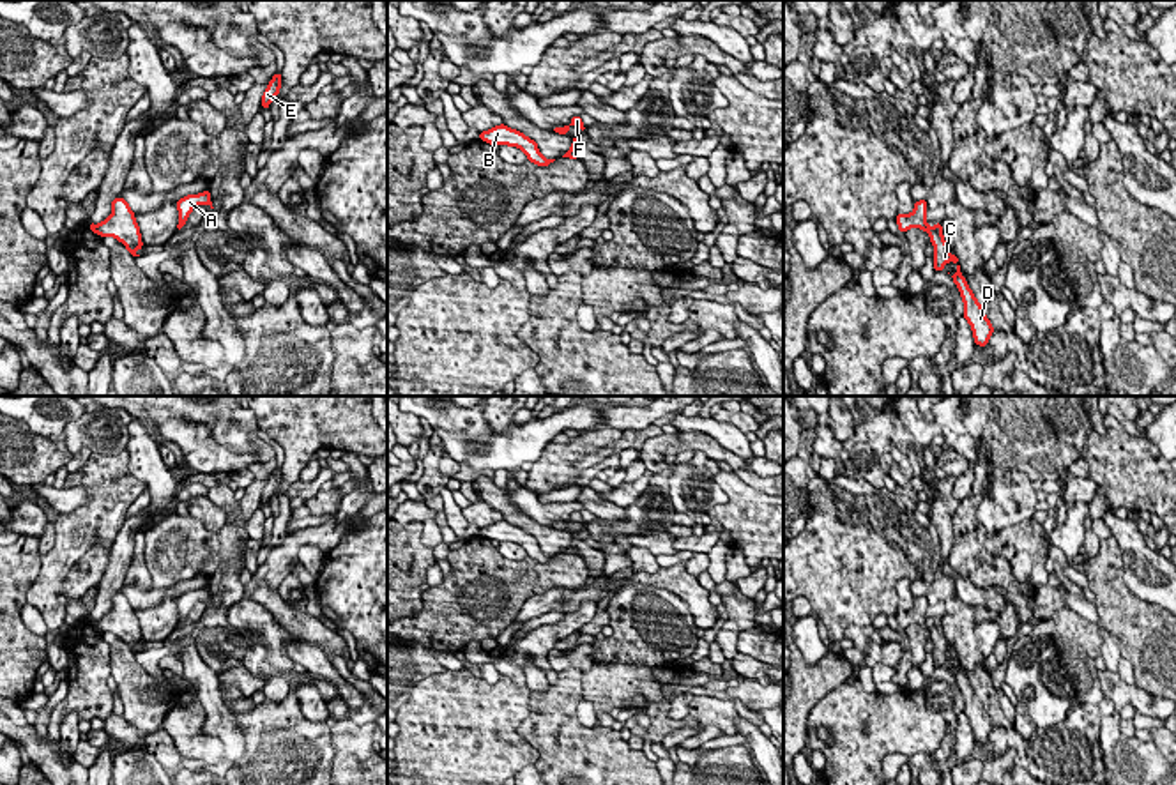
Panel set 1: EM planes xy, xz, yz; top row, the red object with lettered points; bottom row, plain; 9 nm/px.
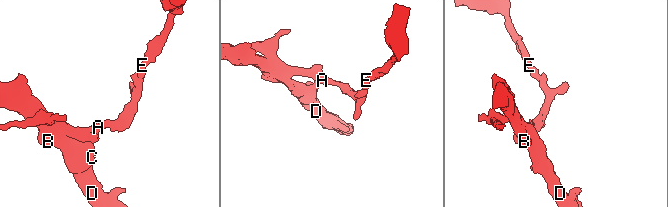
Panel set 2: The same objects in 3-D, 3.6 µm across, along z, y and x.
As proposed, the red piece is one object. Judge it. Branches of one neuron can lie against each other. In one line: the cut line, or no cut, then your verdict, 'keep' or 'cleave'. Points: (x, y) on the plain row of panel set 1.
cut in yz along (927, 621), (924, 624); cleave

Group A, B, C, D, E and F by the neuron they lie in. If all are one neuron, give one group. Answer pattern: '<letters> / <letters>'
A E F / B C D

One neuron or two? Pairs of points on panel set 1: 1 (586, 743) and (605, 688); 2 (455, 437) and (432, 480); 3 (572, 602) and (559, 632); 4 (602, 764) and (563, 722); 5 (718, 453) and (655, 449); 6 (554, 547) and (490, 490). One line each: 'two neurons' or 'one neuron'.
1: two neurons
2: two neurons
3: two neurons
4: one neuron
5: one neuron
6: one neuron

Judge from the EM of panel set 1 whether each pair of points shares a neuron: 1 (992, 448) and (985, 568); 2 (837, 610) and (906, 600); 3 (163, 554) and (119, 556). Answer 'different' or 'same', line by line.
1: same
2: different
3: different

